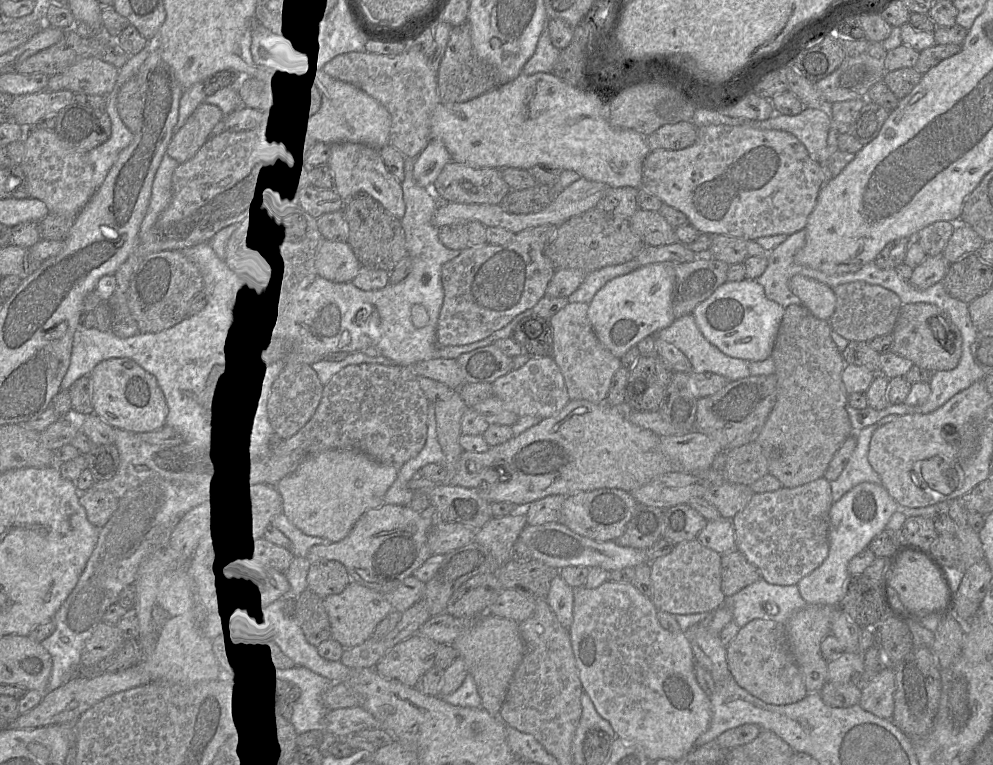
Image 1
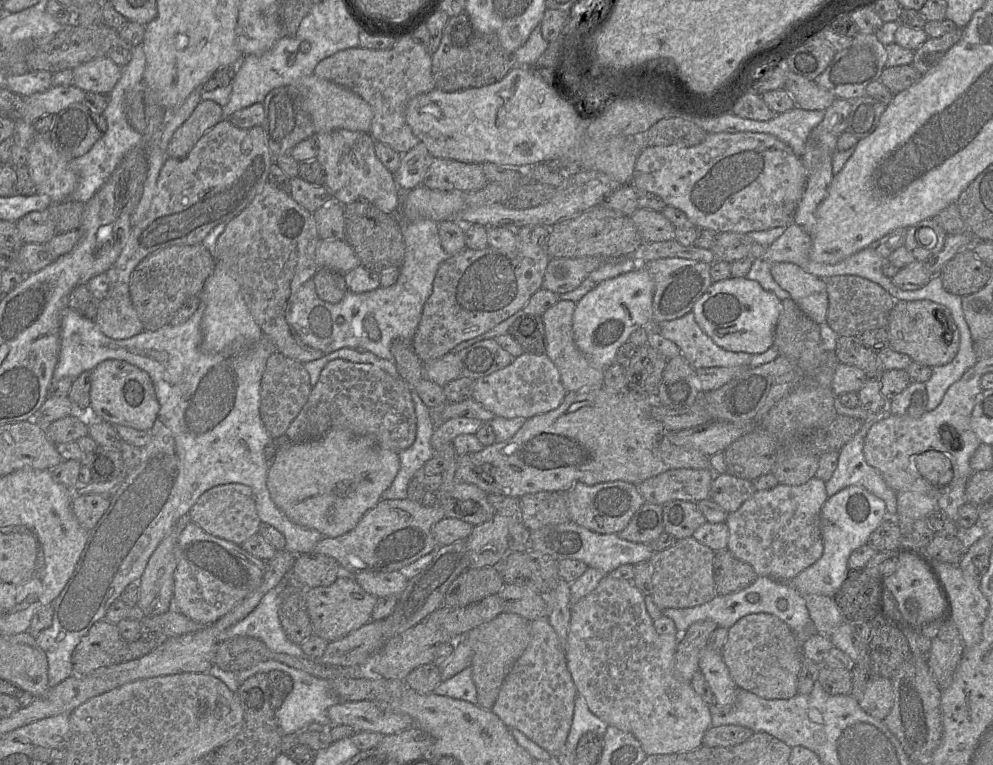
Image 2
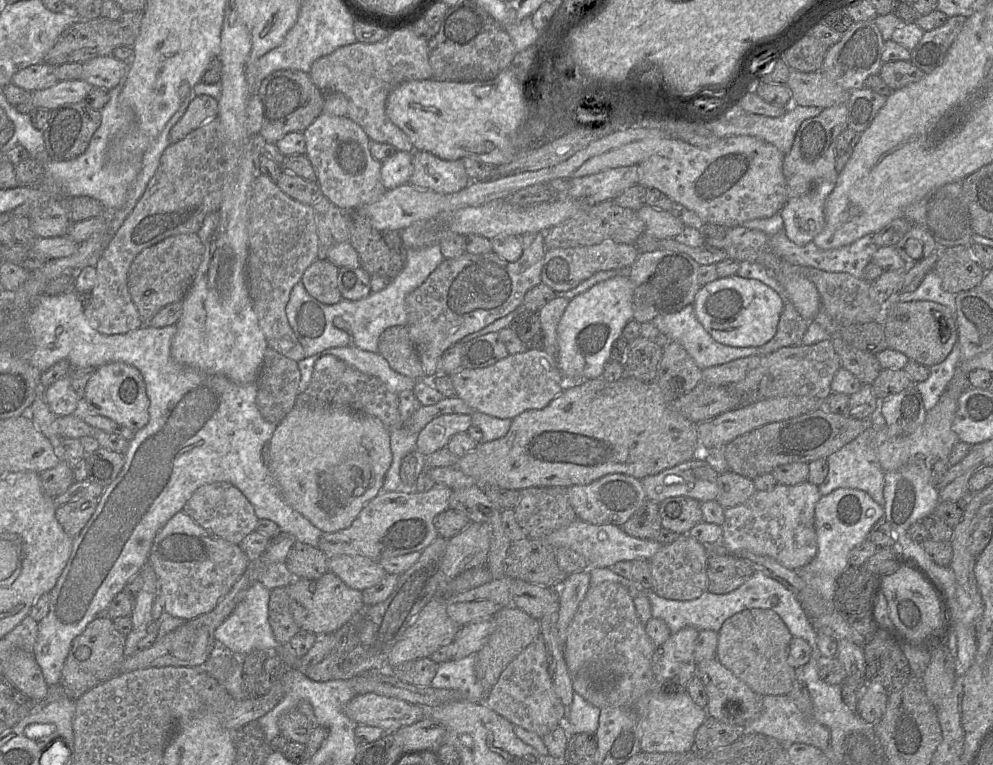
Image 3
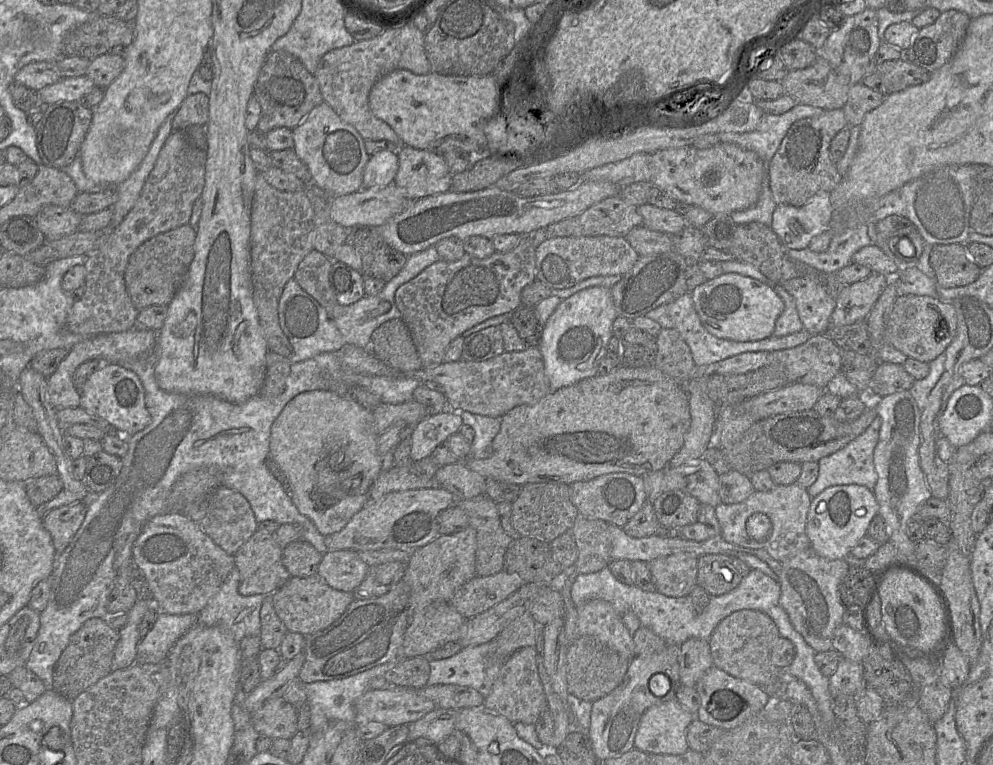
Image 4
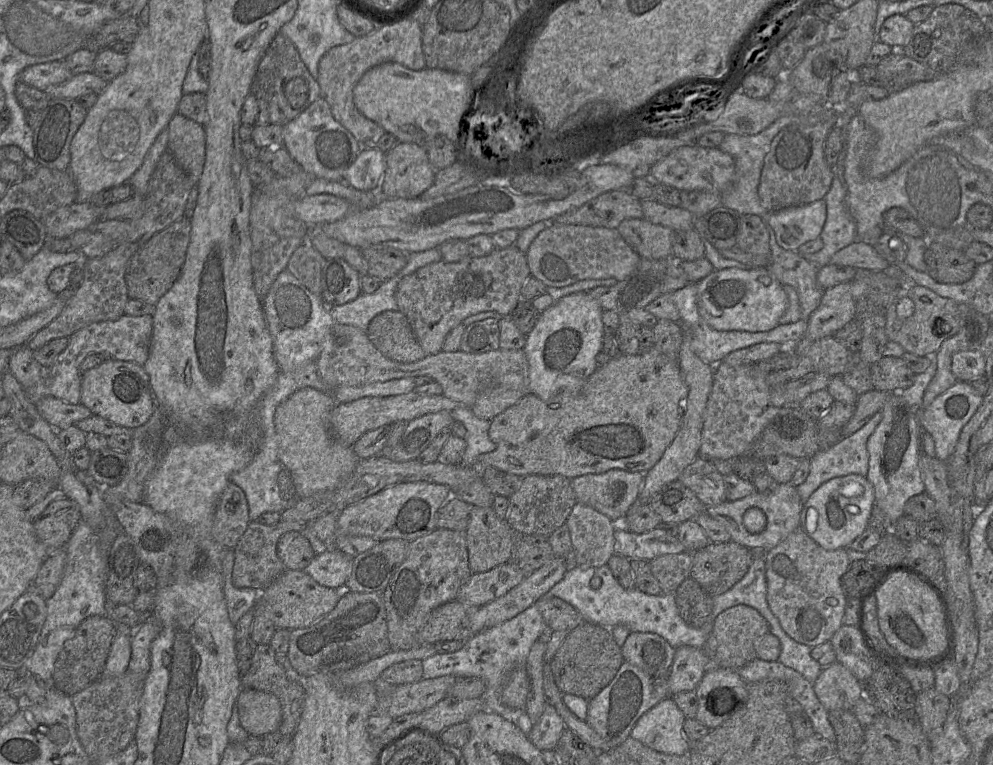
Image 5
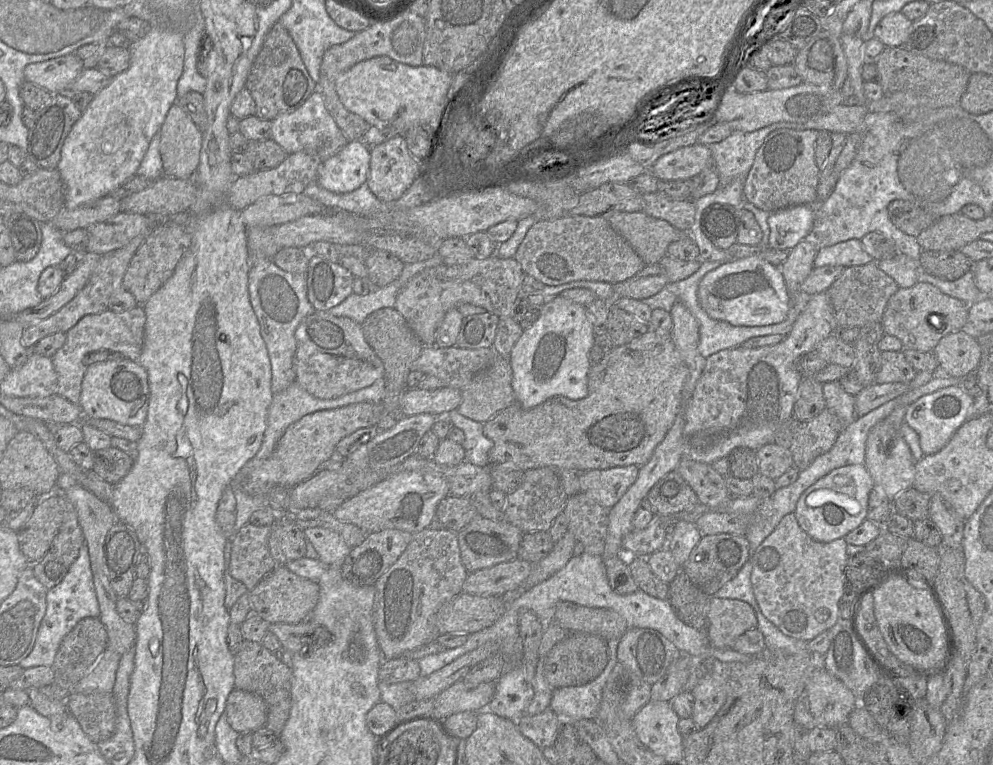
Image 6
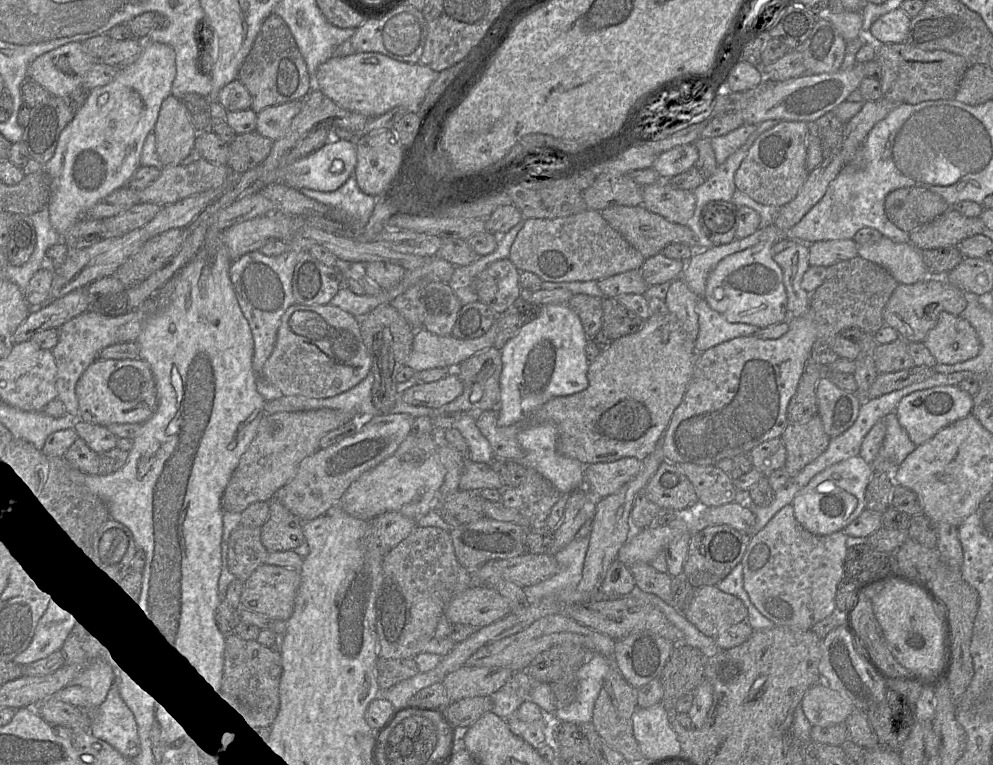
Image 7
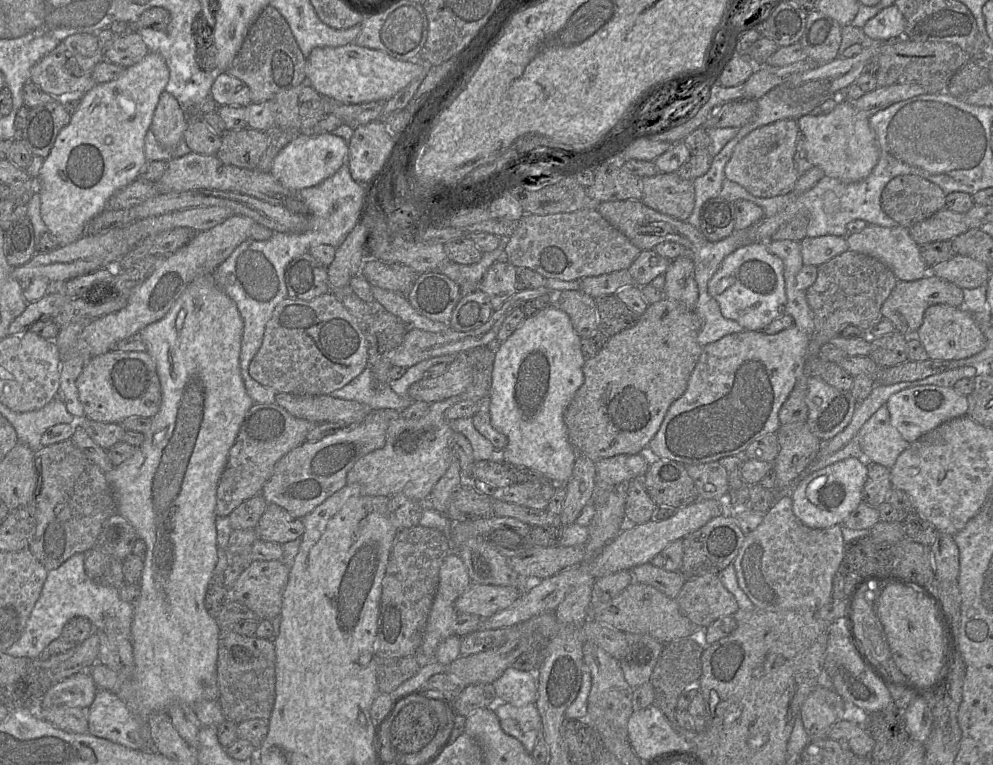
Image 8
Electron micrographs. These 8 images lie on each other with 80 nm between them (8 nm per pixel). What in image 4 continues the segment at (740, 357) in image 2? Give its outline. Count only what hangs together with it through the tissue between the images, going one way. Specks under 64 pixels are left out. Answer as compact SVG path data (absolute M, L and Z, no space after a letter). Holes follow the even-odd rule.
M687 292L673 302L661 305L646 314L647 317L658 322L662 328L676 329L685 340L693 355L695 364L699 370L707 370L714 363L738 355L744 352L766 351L774 352L777 350L793 348L803 344L810 337L806 329L786 336L770 336L768 338L756 341L739 342L729 339L723 339L711 334L702 324L702 321L695 309L692 292Z

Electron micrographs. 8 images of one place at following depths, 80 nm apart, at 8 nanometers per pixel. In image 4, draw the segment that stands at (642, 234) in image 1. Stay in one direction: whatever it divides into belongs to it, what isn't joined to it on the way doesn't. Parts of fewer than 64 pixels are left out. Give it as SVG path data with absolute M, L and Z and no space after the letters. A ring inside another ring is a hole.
M650 203L639 207L643 217L643 225L647 228L674 235L688 226L685 218L676 210L656 207Z

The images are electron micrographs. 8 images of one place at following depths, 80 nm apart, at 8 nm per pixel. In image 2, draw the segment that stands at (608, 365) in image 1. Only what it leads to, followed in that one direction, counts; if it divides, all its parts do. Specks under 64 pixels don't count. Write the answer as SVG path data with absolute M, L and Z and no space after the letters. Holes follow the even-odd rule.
M562 300L547 309L542 315L547 339L546 354L558 368L567 392L594 390L604 387L604 370L594 367L578 349L573 337L573 314L576 303Z

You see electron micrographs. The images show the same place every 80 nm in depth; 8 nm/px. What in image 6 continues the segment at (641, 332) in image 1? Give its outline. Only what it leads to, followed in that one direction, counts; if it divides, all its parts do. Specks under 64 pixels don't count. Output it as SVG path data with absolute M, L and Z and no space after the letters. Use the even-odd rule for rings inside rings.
M561 296L549 299L541 307L538 319L523 331L507 357L512 368L512 388L516 403L525 409L530 409L555 396L572 400L586 397L591 368L589 351L594 344L595 334L586 306Z

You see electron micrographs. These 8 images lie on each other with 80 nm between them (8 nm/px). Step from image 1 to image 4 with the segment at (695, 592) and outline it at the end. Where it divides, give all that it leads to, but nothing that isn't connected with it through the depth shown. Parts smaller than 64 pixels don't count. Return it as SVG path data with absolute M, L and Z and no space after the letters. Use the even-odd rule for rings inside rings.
M678 553L648 563L656 591L674 598L686 597L697 585L698 558Z

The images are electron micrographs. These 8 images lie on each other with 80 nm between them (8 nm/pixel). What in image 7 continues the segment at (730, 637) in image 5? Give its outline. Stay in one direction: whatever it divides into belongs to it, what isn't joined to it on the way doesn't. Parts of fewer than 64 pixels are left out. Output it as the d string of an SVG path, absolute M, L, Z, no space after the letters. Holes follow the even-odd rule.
M717 586L695 589L689 607L681 613L705 636L715 639L729 627L746 621L748 610L737 597L722 592Z

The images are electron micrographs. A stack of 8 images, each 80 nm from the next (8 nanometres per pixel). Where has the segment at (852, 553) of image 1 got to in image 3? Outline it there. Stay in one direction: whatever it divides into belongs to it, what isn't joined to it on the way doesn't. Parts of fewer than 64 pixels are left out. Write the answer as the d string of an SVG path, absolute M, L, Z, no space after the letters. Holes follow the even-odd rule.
M838 488L822 496L815 507L814 525L818 551L815 558L799 571L838 578L849 566L849 553L868 539L873 526L883 517L883 506L862 490Z

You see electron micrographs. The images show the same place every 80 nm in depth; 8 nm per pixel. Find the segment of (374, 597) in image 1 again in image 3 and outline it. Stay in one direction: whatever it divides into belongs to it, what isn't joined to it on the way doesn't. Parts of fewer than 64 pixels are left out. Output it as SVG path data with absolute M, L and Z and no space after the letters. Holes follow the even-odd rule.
M327 572L317 579L294 578L286 589L290 611L300 631L316 635L339 630L365 607L362 591L348 587L331 572Z

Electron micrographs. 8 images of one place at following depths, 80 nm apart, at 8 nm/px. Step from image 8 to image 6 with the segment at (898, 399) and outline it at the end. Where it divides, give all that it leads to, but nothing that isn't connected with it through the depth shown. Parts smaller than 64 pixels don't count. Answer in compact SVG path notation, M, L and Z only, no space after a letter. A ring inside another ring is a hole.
M950 386L926 394L907 406L904 423L912 428L919 437L920 448L924 455L939 452L949 442L954 433L968 419L968 412L974 398L960 386Z

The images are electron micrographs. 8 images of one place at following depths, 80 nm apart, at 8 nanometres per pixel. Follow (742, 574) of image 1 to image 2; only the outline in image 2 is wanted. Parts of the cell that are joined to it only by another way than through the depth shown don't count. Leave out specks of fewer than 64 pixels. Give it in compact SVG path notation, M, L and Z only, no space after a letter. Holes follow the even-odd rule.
M725 550L715 553L713 575L718 596L738 592L758 577L748 563L739 560L731 552Z

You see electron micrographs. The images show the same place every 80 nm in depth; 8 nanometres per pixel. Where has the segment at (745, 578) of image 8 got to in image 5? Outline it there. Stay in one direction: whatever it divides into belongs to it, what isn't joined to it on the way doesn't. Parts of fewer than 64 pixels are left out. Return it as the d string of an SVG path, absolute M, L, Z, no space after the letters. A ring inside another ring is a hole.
M799 527L776 547L764 552L767 602L784 632L810 648L832 639L843 625L846 597L841 579L850 561L845 548L828 551Z

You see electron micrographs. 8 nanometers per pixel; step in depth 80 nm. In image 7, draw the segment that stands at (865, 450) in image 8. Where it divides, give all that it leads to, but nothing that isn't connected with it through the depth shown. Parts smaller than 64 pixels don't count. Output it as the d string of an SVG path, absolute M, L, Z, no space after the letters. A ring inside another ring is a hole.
M894 412L886 415L883 420L886 425L886 434L879 450L879 456L899 465L917 446L900 426Z

